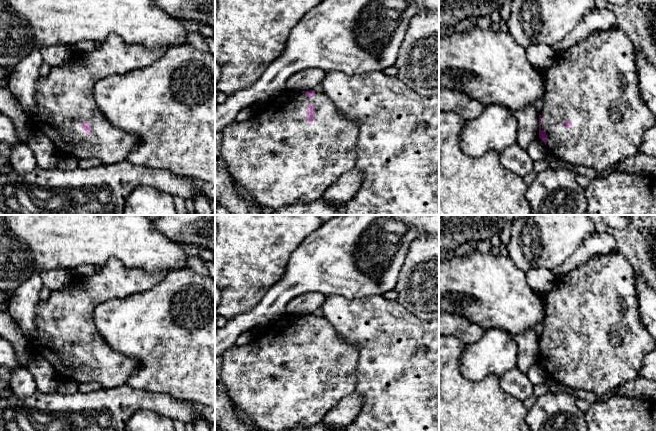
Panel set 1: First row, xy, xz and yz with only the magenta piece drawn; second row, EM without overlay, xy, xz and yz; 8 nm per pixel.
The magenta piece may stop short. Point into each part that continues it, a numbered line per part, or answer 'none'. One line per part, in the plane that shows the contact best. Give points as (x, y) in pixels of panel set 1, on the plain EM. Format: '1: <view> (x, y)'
1: xz (279, 382)

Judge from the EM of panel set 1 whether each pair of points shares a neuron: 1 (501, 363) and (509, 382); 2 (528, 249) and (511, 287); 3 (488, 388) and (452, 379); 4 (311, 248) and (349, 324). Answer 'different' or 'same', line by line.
1: different
2: different
3: same
4: different

